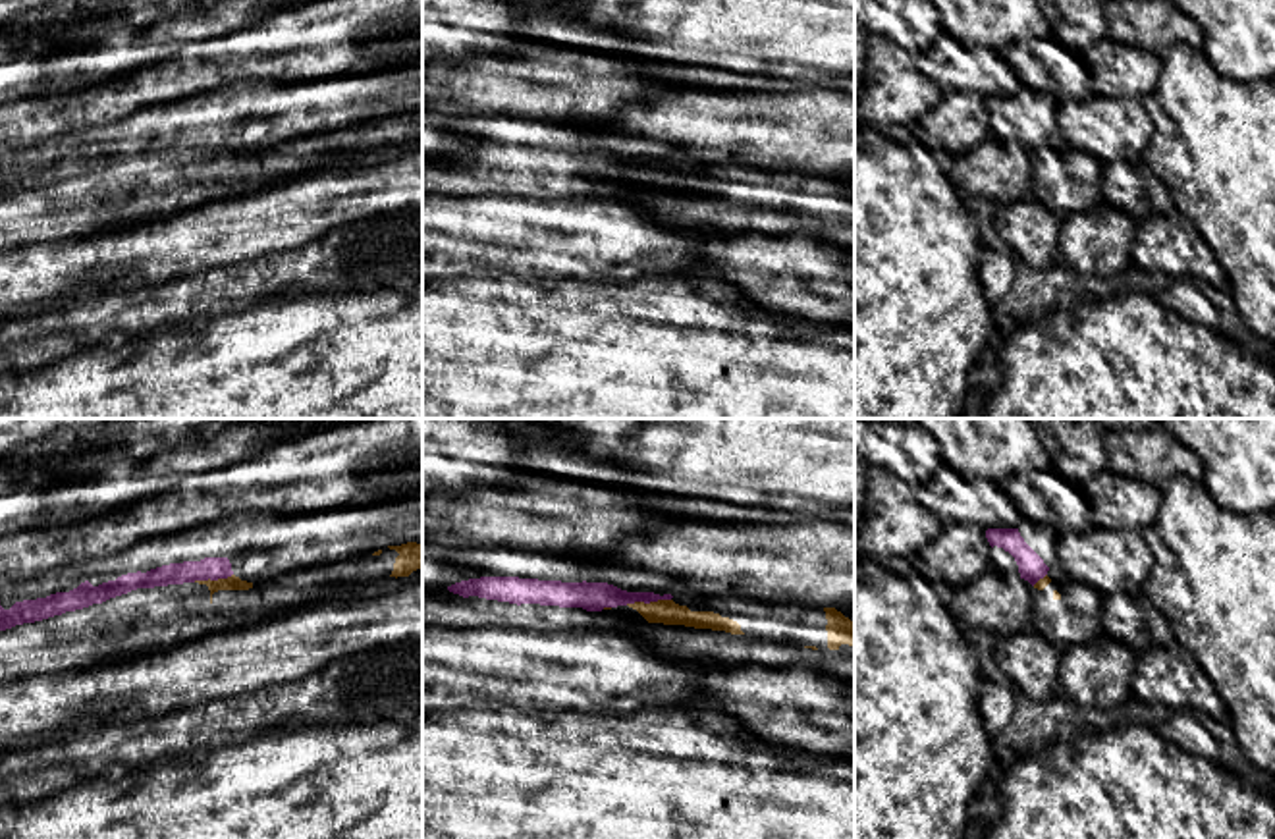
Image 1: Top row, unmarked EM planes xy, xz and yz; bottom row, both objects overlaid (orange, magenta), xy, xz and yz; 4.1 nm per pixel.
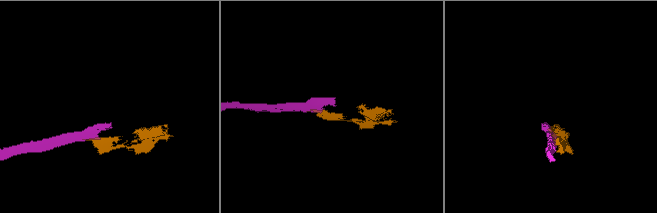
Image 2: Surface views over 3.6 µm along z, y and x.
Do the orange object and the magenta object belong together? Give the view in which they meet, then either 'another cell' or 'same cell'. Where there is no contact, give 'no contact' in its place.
meets orange in xz; another cell

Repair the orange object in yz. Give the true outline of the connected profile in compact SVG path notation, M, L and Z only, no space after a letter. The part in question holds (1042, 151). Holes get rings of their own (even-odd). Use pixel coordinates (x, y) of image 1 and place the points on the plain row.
M1067 143L1061 149L1040 147L1032 156L1032 176L1032 195L1059 220L1103 201L1101 162Z

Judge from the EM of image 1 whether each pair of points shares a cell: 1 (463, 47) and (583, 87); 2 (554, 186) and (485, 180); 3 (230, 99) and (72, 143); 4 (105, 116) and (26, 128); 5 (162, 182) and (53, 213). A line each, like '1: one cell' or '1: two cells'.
1: two cells
2: one cell
3: one cell
4: one cell
5: one cell

